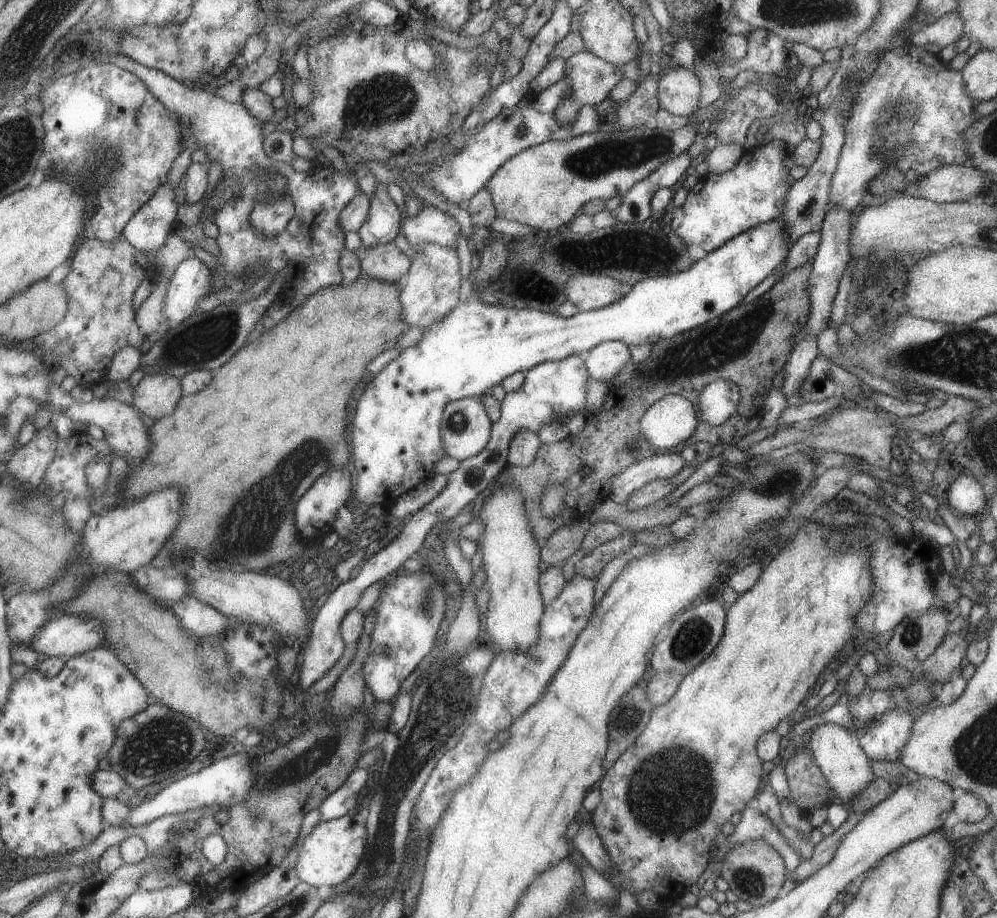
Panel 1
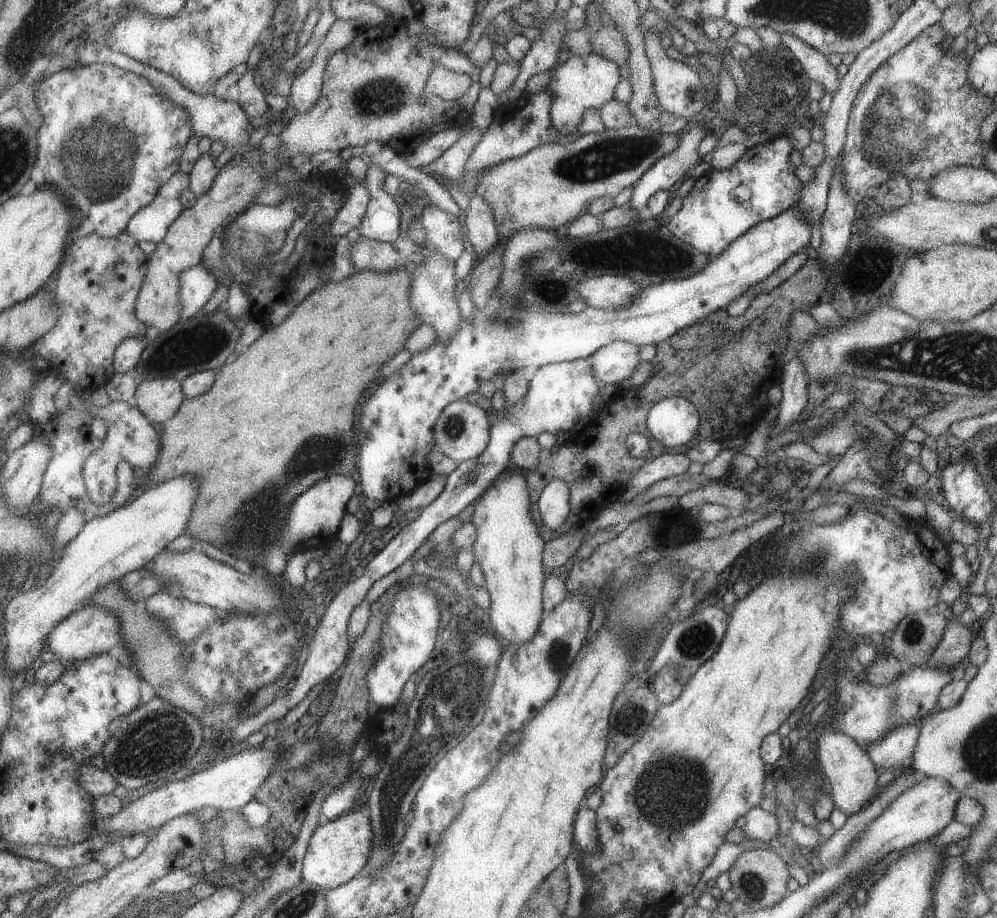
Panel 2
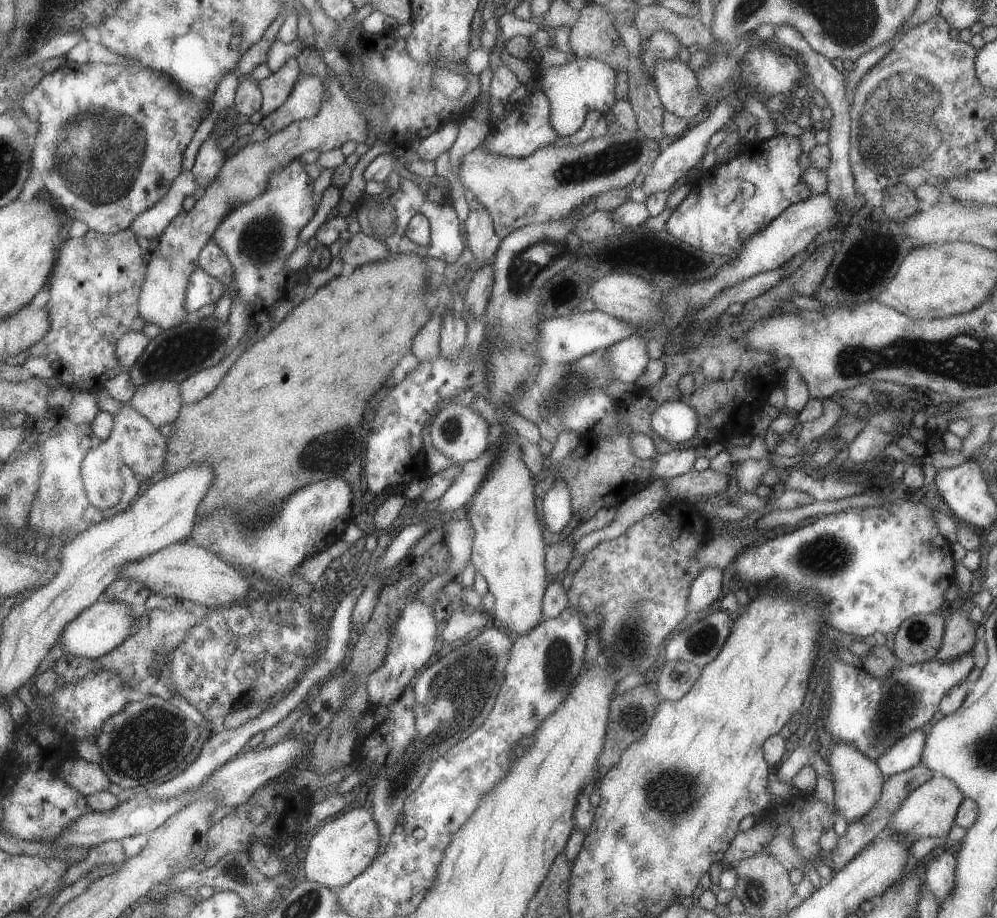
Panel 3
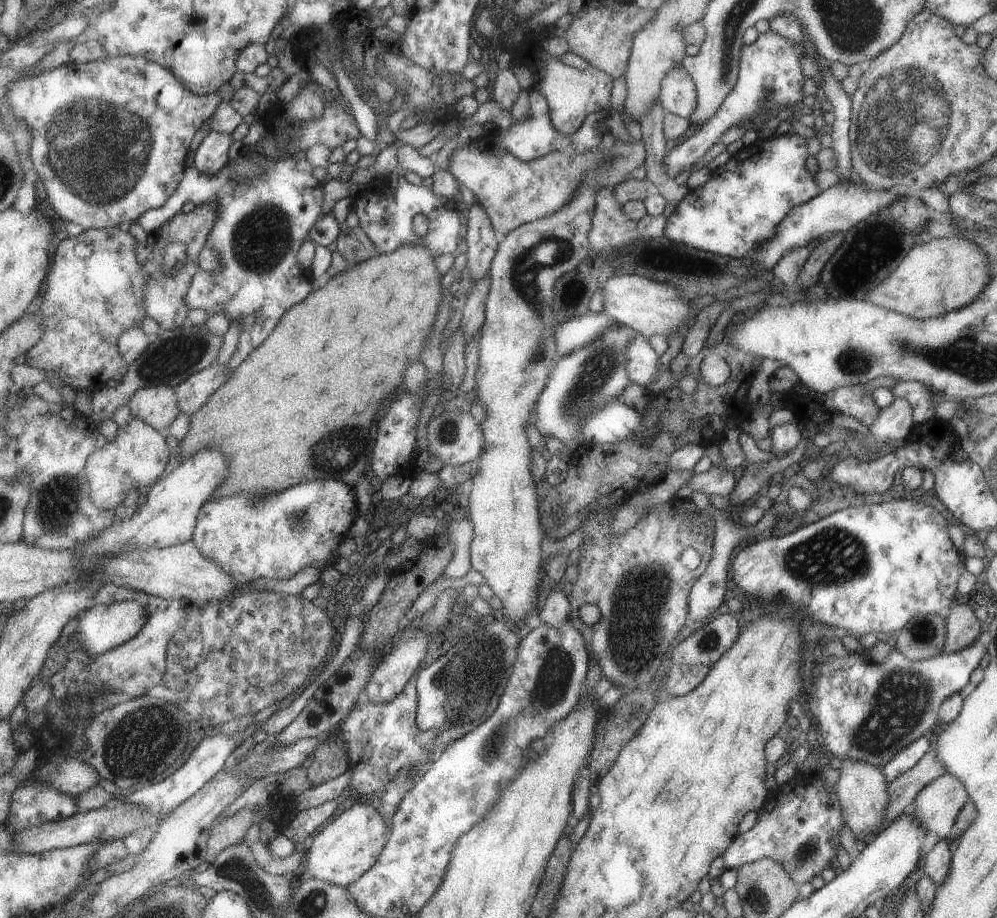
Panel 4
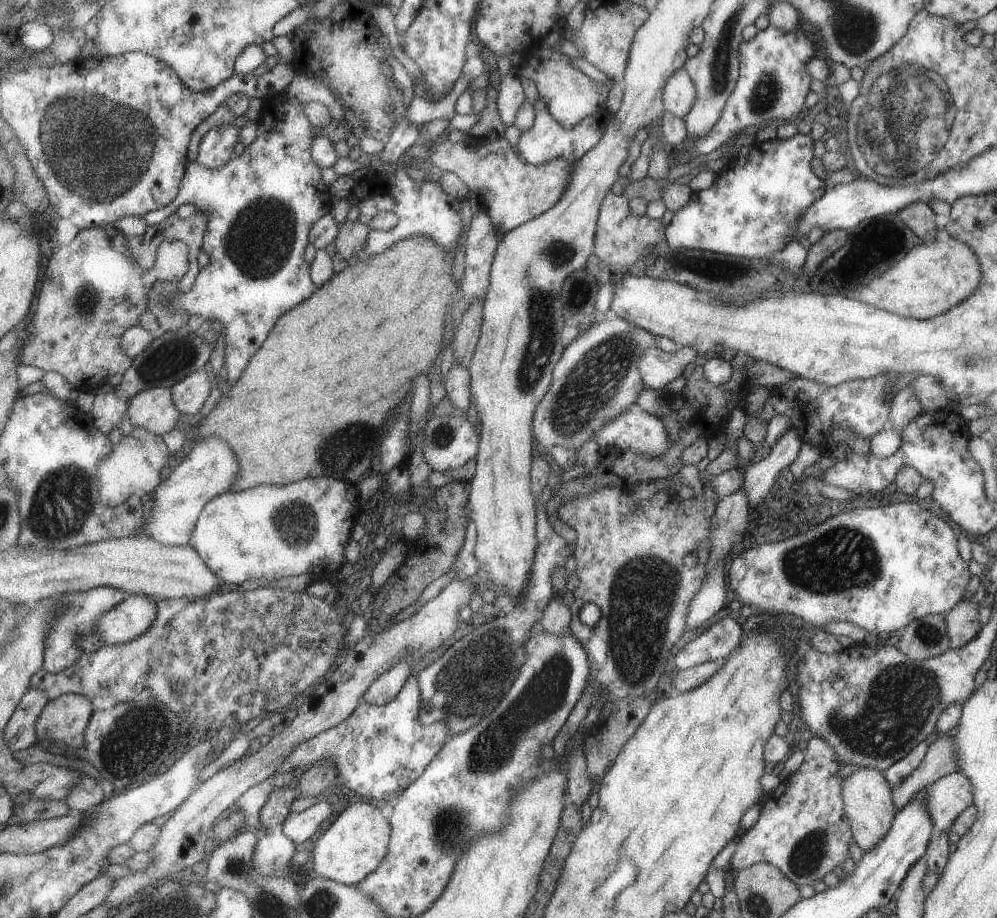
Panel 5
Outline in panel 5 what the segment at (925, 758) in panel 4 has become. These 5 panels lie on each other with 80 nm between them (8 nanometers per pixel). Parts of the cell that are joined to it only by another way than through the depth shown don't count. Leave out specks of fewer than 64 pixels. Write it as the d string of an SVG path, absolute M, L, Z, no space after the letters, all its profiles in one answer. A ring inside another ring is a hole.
M940 736L931 742L923 760L900 786L893 787L891 796L895 812L899 812L907 802L918 796L929 784L957 771L957 758L953 756L953 737Z

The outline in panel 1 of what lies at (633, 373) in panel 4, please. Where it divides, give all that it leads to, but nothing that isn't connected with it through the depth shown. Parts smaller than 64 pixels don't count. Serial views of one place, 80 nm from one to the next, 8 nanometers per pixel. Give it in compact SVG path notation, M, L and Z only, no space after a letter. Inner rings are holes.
M621 341L599 343L582 356L590 378L602 383L619 374L619 370L631 361L629 348Z

